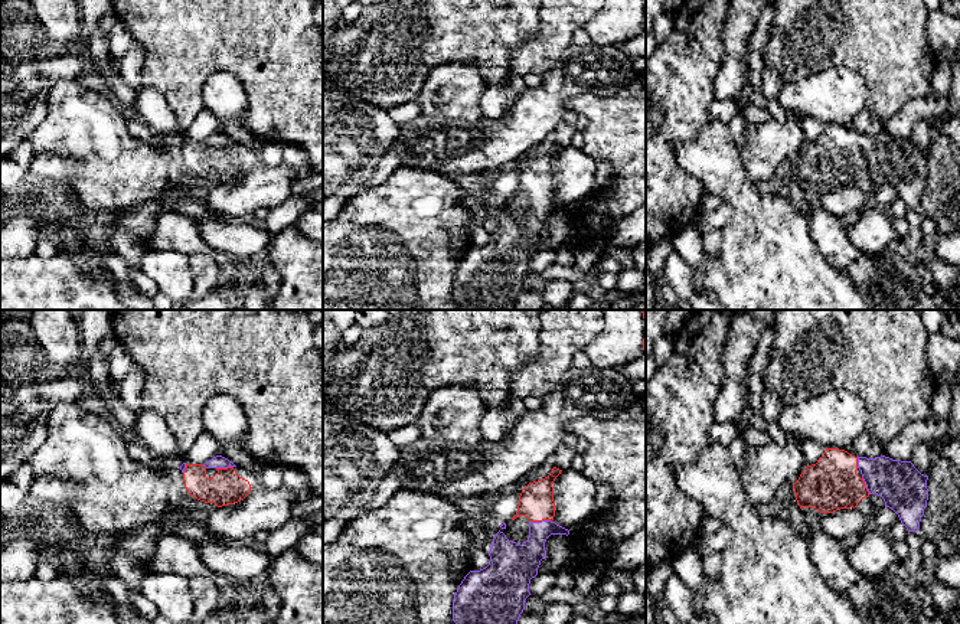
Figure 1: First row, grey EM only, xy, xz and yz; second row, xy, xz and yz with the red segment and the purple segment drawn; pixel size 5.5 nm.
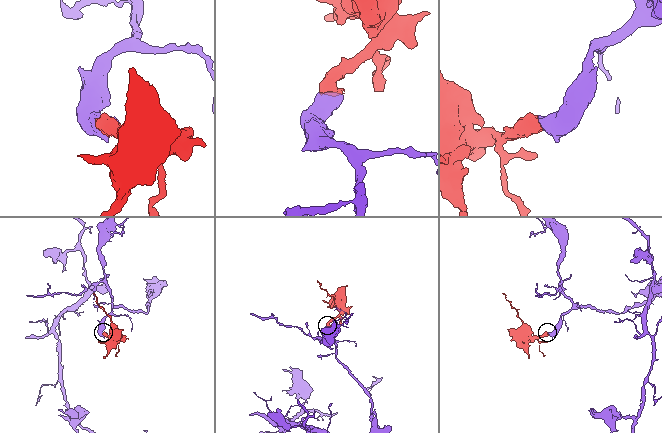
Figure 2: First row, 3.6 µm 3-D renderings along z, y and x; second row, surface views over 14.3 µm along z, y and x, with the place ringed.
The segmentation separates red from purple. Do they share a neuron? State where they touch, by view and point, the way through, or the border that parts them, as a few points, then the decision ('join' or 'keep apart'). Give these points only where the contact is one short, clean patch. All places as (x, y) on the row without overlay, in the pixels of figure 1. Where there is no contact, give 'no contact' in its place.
contact xz (541, 198); way xz (536, 180), (541, 188), (541, 198), (535, 224), (522, 238); join

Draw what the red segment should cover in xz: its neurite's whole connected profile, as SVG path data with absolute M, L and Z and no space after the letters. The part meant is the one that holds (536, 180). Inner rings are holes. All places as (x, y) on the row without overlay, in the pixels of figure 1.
M554 144L548 154L529 160L519 173L517 189L512 197L519 193L530 197L528 218L522 222L512 219L499 208L489 229L489 242L480 248L470 248L458 262L453 277L453 298L461 310L515 310L517 297L525 287L525 277L530 272L530 257L538 252L541 238L546 235L546 216L551 212L569 212L568 206L554 199L552 160L561 148Z

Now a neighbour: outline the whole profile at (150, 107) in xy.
M141 86L133 107L133 115L144 121L166 143L182 143L183 131L169 102L153 88Z

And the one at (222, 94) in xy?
M215 72L205 82L202 98L203 105L218 118L219 133L236 144L244 144L259 157L267 143L244 124L248 97L241 82L229 72Z

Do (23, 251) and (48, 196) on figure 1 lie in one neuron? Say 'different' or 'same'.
same

